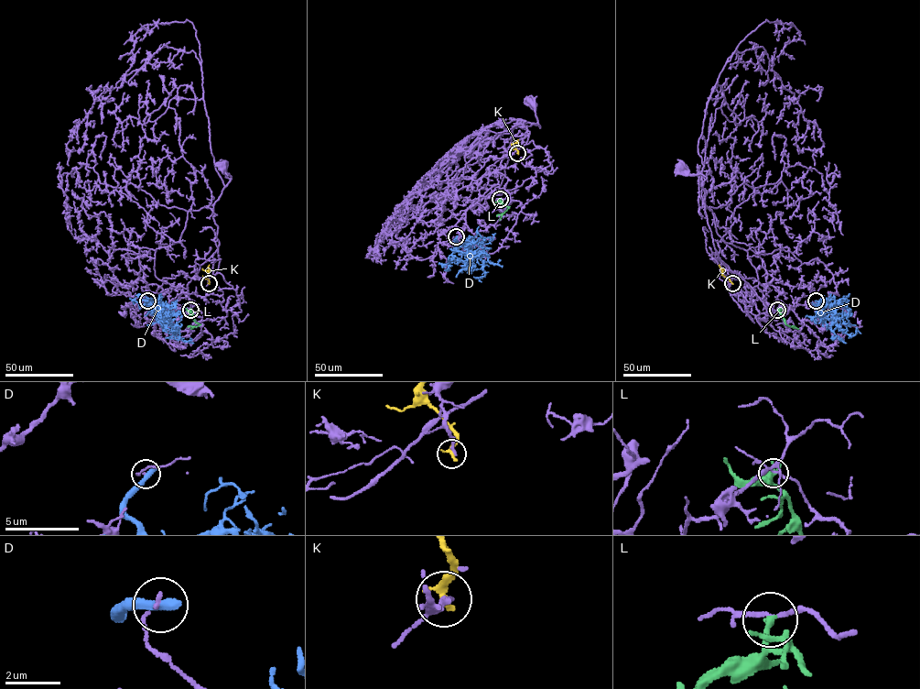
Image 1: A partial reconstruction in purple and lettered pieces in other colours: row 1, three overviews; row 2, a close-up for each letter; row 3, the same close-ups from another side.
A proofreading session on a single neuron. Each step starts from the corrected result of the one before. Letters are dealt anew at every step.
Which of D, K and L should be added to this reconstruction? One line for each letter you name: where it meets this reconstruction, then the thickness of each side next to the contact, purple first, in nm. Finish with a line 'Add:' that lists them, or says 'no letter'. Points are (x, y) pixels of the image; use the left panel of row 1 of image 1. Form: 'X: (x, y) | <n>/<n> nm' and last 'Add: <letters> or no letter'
Add: no letter

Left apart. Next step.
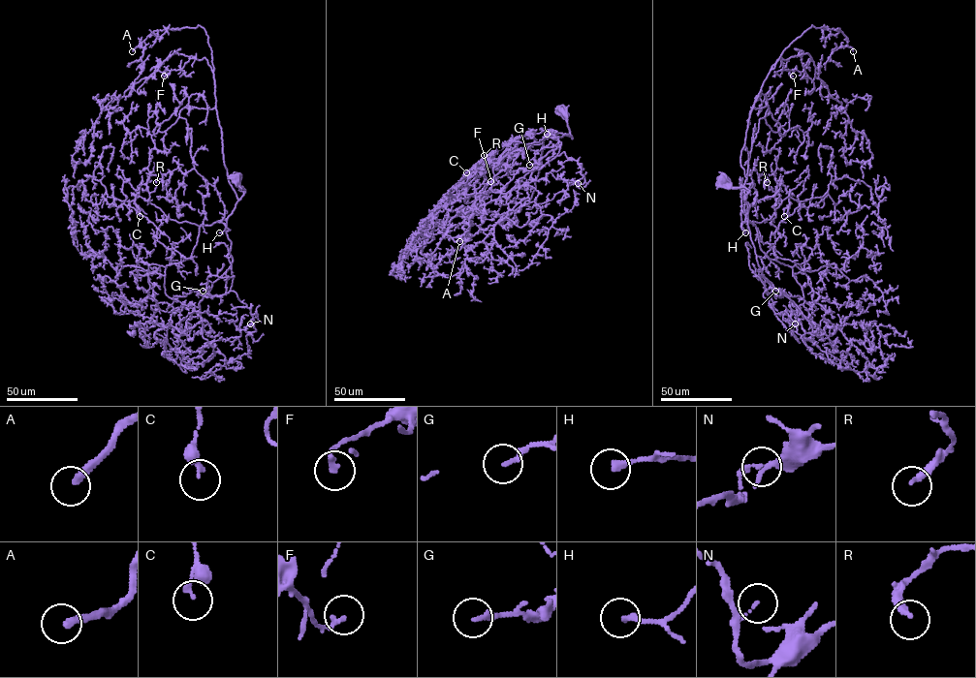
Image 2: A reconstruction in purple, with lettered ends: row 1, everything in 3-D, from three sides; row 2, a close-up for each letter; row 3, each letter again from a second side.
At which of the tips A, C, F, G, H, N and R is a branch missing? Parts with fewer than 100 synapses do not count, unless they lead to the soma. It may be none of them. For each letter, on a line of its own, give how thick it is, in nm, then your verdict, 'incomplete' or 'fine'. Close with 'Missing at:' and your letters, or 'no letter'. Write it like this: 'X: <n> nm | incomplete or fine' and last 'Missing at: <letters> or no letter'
A: 240 nm | incomplete
C: 190 nm | fine
F: 190 nm | fine
G: 200 nm | fine
H: 200 nm | fine
N: 130 nm | fine
R: 260 nm | fine
Missing at: A

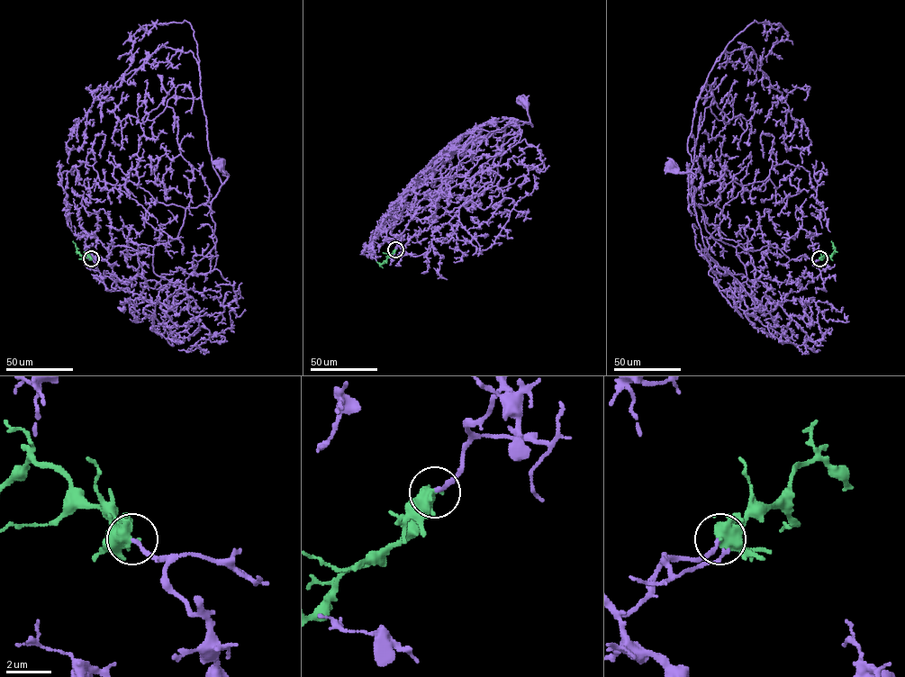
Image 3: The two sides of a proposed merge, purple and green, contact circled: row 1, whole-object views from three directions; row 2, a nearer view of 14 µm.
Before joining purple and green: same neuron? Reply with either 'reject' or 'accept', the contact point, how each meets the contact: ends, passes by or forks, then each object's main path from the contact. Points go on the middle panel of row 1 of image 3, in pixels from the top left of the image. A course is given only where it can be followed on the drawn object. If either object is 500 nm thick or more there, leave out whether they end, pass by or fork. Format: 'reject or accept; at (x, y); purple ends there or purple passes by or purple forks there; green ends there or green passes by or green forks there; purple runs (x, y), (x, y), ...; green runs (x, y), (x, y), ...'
accept; at (395, 249); purple runs (395, 249), (417, 203), (438, 190), (484, 136), (506, 126), (528, 122), (532, 126), (521, 101); green runs (395, 249), (380, 266), (376, 262)

